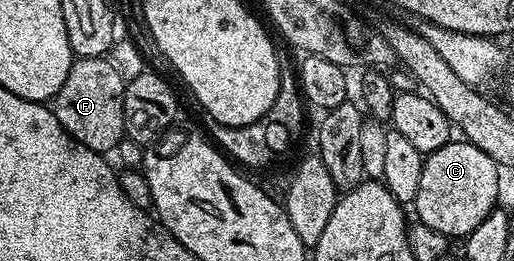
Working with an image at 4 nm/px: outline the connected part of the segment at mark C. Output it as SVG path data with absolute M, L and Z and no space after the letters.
M462 138L452 139L450 144L441 146L441 150L426 153L421 170L421 186L417 186L413 201L413 209L419 215L416 216L418 223L429 226L448 238L466 238L497 207L497 172L498 164L493 162L493 158L489 158L489 154L485 154L485 150L477 150L477 146Z

